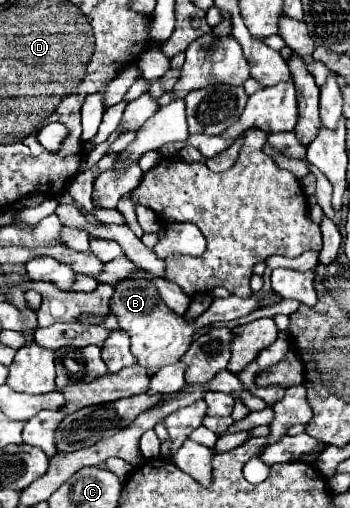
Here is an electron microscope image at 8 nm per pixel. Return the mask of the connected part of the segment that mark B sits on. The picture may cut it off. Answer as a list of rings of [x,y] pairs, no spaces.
[[[133,273],[133,277],[125,277],[125,281],[119,281],[115,287],[115,293],[109,301],[111,313],[117,317],[119,327],[125,329],[131,335],[131,353],[137,359],[137,365],[145,367],[149,375],[157,373],[157,369],[177,363],[189,349],[193,335],[203,329],[205,325],[217,323],[217,321],[233,321],[239,319],[247,313],[251,313],[253,309],[257,309],[257,299],[255,297],[237,297],[237,295],[229,295],[225,299],[213,299],[213,303],[209,305],[207,311],[203,311],[199,317],[195,317],[193,321],[187,321],[183,315],[177,315],[175,311],[171,311],[163,299],[159,297],[157,287],[151,283],[149,273]]]

